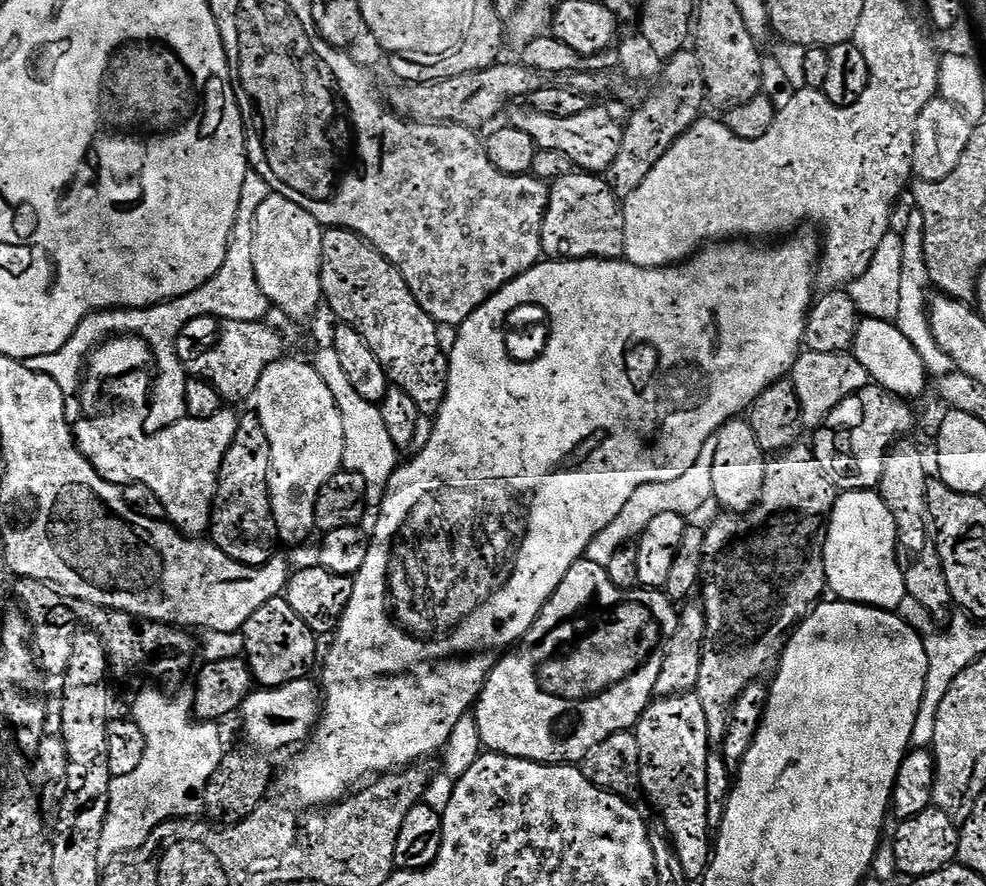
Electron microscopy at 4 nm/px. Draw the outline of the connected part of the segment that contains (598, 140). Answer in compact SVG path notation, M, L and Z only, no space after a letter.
M524 106L513 107L507 113L507 123L518 130L526 130L526 134L534 138L537 149L562 150L579 171L604 174L611 169L614 158L618 158L624 129L621 121L616 121L606 109L590 106L582 114L574 114L574 118L550 118L550 114L538 114L527 107L520 107Z

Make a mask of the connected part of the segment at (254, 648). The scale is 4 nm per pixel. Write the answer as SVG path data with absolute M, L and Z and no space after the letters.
M276 597L260 606L244 623L241 632L244 656L252 672L253 681L259 687L277 688L289 684L292 680L307 679L315 664L317 667L320 658L317 635L295 613L287 597Z

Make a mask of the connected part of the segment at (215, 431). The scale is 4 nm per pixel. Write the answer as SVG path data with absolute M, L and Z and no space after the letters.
M222 410L214 414L214 418L191 418L187 424L189 429L166 426L158 438L150 436L146 442L136 442L133 446L114 447L103 467L112 468L106 472L106 478L113 486L150 486L154 494L158 494L158 502L162 502L169 523L186 536L200 538L211 527L217 482L226 450L230 450L230 442L234 442L234 430L238 430L238 416Z

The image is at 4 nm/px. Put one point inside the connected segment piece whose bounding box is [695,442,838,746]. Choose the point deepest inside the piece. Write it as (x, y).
(764, 572)

